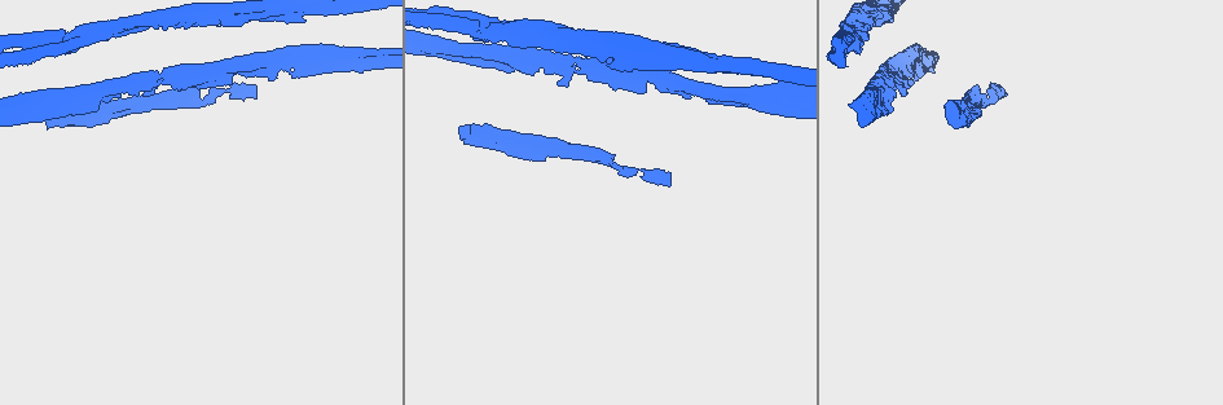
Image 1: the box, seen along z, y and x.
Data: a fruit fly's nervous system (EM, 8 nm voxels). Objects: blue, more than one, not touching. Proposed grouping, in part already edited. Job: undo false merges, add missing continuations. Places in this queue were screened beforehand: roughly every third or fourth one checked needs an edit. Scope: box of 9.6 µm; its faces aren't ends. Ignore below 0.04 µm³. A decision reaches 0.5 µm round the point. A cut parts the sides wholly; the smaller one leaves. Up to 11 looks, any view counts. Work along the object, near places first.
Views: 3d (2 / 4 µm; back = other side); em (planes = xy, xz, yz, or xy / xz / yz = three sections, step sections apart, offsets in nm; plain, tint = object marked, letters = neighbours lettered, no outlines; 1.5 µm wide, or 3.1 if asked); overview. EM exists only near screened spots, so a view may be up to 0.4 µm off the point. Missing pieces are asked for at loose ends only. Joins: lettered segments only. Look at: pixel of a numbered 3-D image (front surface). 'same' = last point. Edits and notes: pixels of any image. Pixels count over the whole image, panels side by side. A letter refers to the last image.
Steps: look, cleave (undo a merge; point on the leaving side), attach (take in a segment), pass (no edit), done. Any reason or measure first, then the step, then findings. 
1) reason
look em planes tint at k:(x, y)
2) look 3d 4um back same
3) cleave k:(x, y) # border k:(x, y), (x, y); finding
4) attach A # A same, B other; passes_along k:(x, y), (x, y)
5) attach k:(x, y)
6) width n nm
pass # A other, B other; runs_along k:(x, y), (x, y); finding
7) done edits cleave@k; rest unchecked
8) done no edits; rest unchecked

look 3d 4um back at 1:(65, 92)

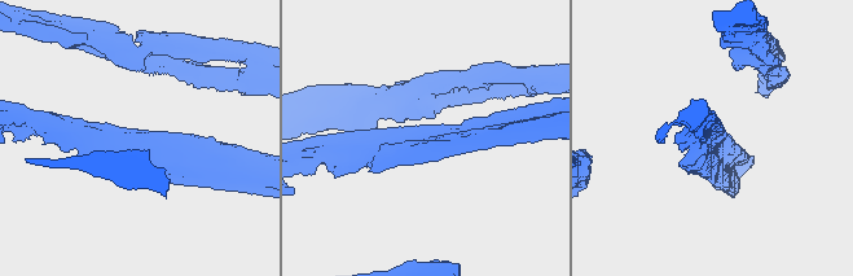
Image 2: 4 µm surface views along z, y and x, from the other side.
shape alone is not enough
look em yz step 8 tint at 2:(133, 137)

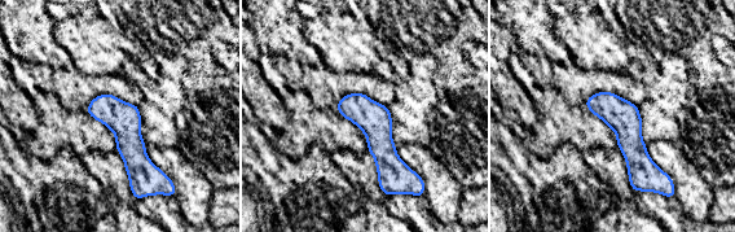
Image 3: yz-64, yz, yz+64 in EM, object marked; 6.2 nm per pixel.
what lies round it
look em yz step 8 letters same

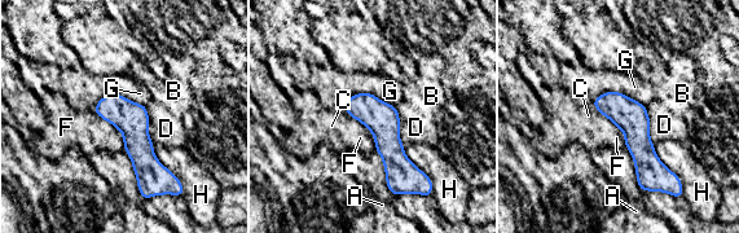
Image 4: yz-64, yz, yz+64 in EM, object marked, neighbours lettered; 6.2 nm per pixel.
pass # A other, B other, C other, D other, F other, G other, H other; runs_along 4:(359, 96), (386, 128), (401, 187); one neuron here

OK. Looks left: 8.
free end
look 3d 2um at 1:(560, 85)

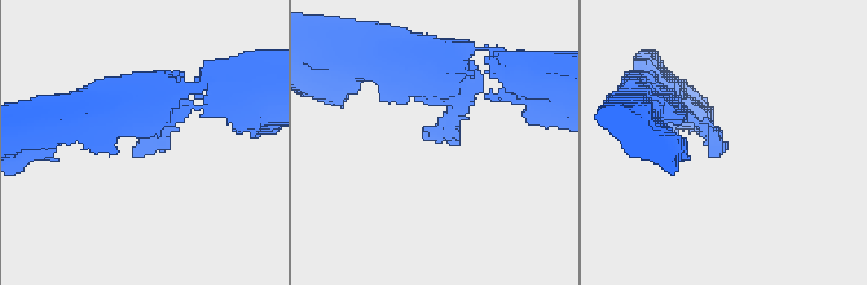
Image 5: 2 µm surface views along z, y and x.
look em planes letters at 5:(425, 140)

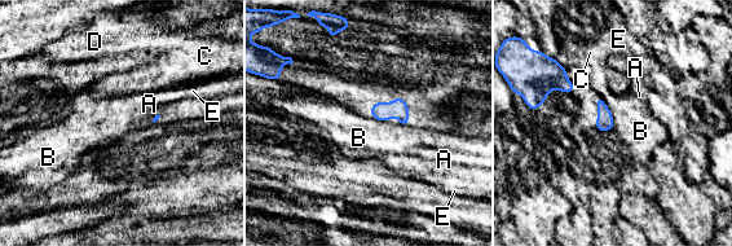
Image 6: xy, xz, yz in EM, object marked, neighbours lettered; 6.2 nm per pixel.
pass # A other, B other, C other, D other, E other; none of them fits

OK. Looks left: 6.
an open end
look 3d 2um at 1:(919, 77)

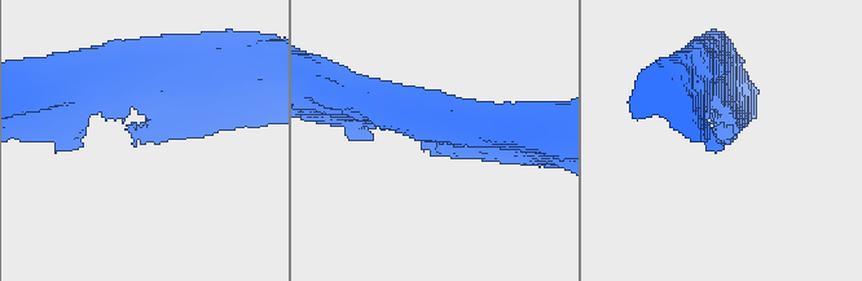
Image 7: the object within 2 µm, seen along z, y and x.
look em planes letters at 7:(423, 145)

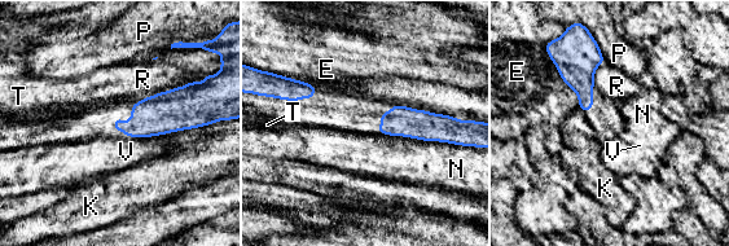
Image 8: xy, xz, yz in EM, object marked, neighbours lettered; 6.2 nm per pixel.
pass # E other, K other, N other, P other, R other, T other, V other; none of them fits

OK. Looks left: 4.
closes a loop
look 3d 4um at 1:(8, 41)

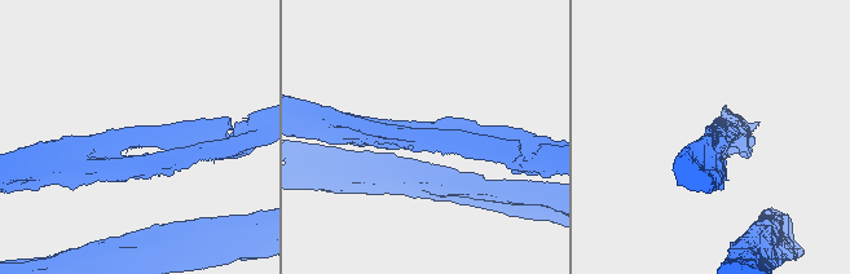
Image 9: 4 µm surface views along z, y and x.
look em planes letters at 9:(718, 134)

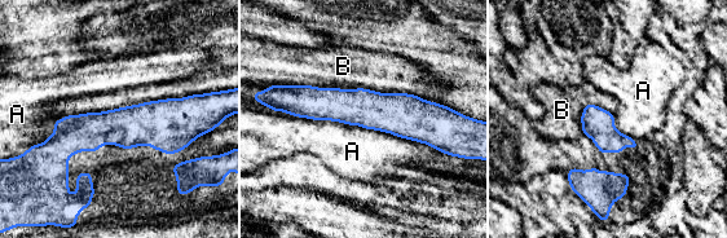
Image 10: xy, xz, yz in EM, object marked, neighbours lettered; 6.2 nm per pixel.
width 280 nm
pass # A other, B other; border 10:(287, 113), (390, 132), (452, 157); all the same neuron

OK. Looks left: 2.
done no edits; rest unchecked

